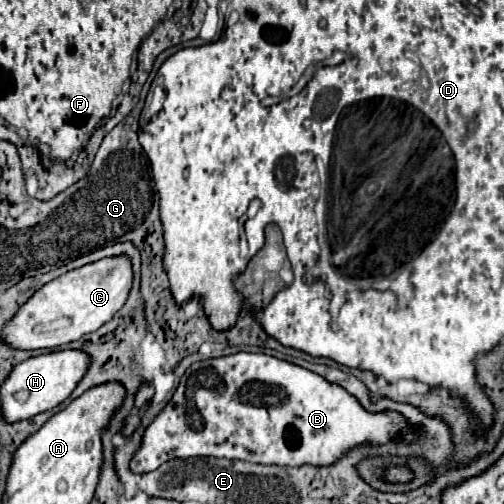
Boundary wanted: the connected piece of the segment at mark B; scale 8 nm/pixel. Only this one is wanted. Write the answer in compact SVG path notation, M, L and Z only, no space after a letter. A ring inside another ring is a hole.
M239 351L235 355L193 363L185 371L167 407L147 427L141 449L131 459L131 471L147 473L157 469L161 463L177 457L227 457L281 467L327 467L337 463L347 451L355 447L379 447L387 441L413 443L419 435L421 429L411 425L399 411L371 413L341 385L331 383L309 369L265 353Z

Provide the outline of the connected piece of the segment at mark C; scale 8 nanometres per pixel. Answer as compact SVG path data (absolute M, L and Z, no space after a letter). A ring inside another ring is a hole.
M127 255L103 257L53 279L33 293L33 297L7 323L3 335L15 349L53 349L81 339L105 325L127 301L133 285L131 259Z

